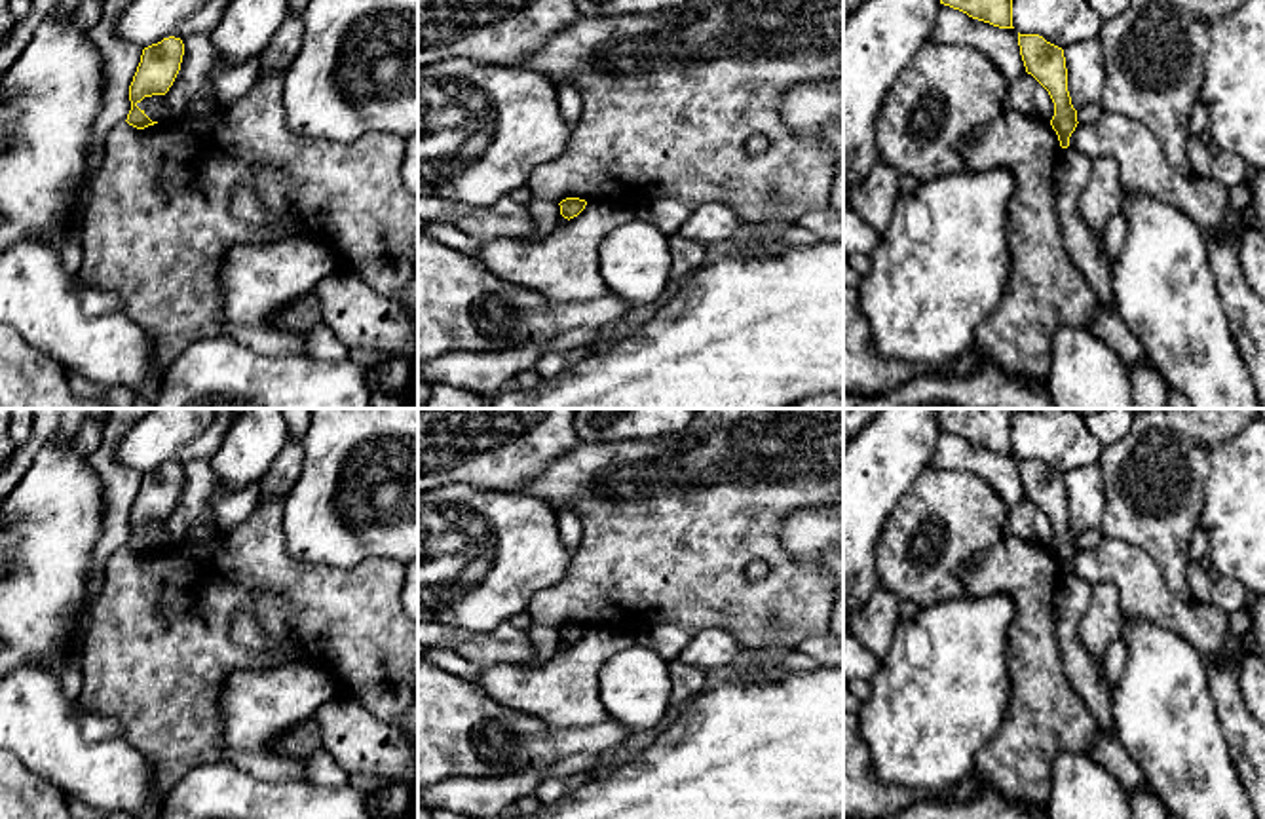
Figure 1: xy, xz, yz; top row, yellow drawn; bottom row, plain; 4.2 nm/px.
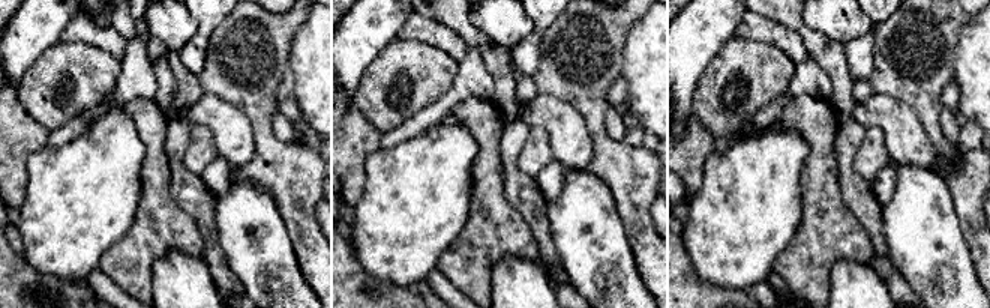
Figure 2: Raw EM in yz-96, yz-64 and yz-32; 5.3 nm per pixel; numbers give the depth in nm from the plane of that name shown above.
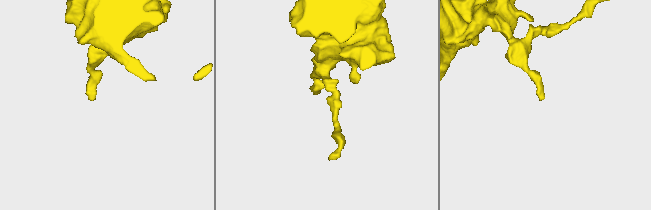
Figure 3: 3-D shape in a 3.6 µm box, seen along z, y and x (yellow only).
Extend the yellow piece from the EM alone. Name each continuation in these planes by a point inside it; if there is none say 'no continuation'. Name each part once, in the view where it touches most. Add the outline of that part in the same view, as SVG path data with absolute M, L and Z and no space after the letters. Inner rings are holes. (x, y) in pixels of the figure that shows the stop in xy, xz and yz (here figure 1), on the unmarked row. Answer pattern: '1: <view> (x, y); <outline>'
no continuation

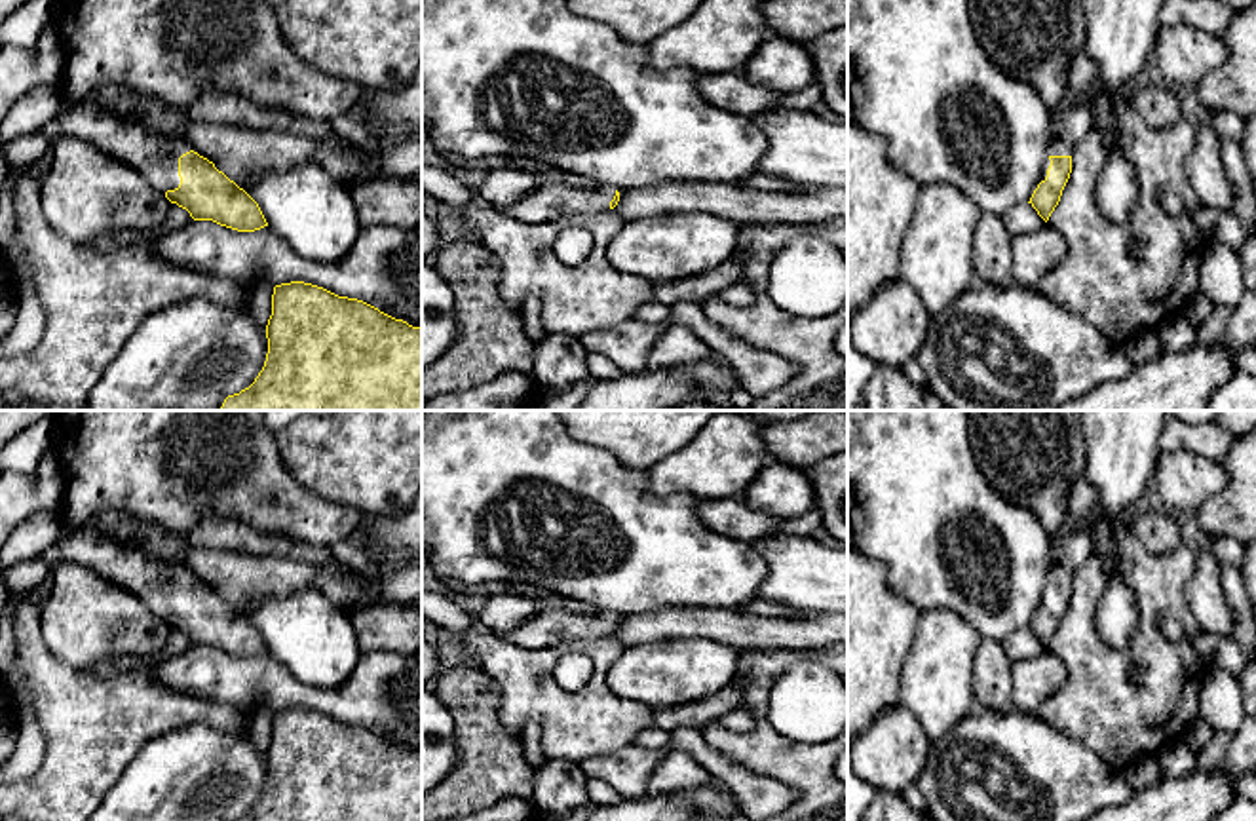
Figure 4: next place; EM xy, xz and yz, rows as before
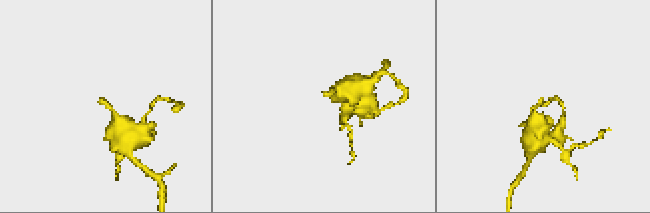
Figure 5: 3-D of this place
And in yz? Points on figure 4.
1: yz (1059, 572); M1055 563L1051 566L1051 574L1049 574L1049 582L1072 582L1074 572L1062 564L1062 563Z

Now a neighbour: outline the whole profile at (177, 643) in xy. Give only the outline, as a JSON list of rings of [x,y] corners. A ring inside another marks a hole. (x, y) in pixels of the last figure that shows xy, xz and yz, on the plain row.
[[[177,629],[169,631],[169,639],[163,646],[162,652],[158,652],[156,656],[146,658],[148,661],[162,661],[162,659],[169,659],[181,654],[186,654],[188,650],[192,650],[192,642],[186,635],[179,633]]]

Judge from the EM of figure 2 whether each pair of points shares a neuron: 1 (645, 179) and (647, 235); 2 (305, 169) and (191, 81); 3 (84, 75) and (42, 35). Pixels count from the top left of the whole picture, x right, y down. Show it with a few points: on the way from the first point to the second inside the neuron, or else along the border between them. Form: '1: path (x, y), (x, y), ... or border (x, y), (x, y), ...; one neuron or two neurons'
1: path (641, 193), (641, 221); one neuron
2: border (197, 75), (203, 93); two neurons
3: border (60, 39), (27, 68); two neurons

